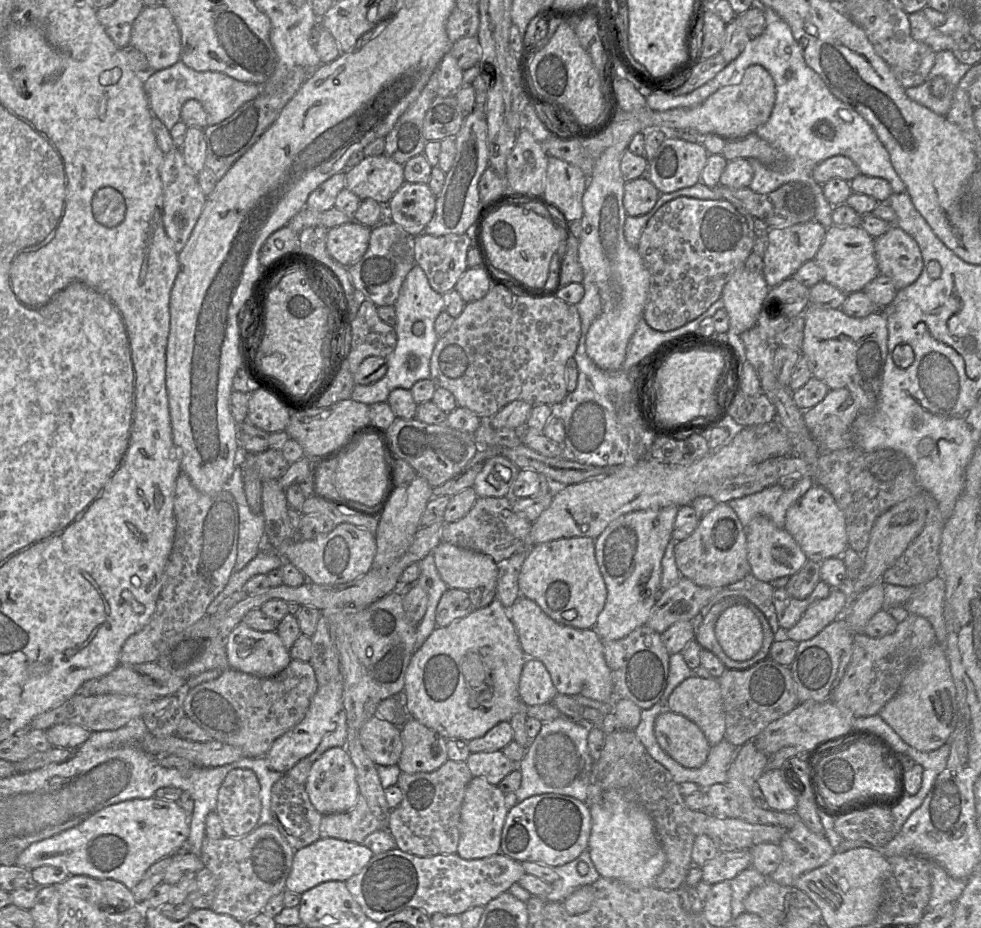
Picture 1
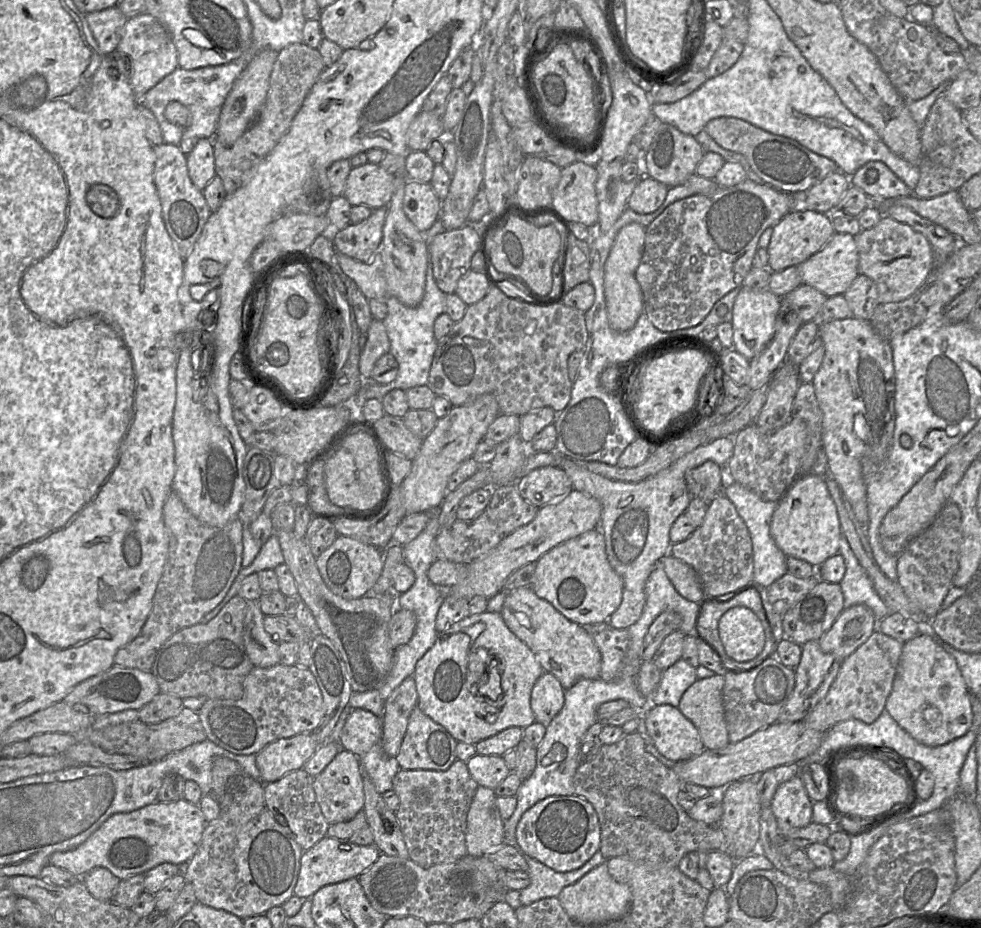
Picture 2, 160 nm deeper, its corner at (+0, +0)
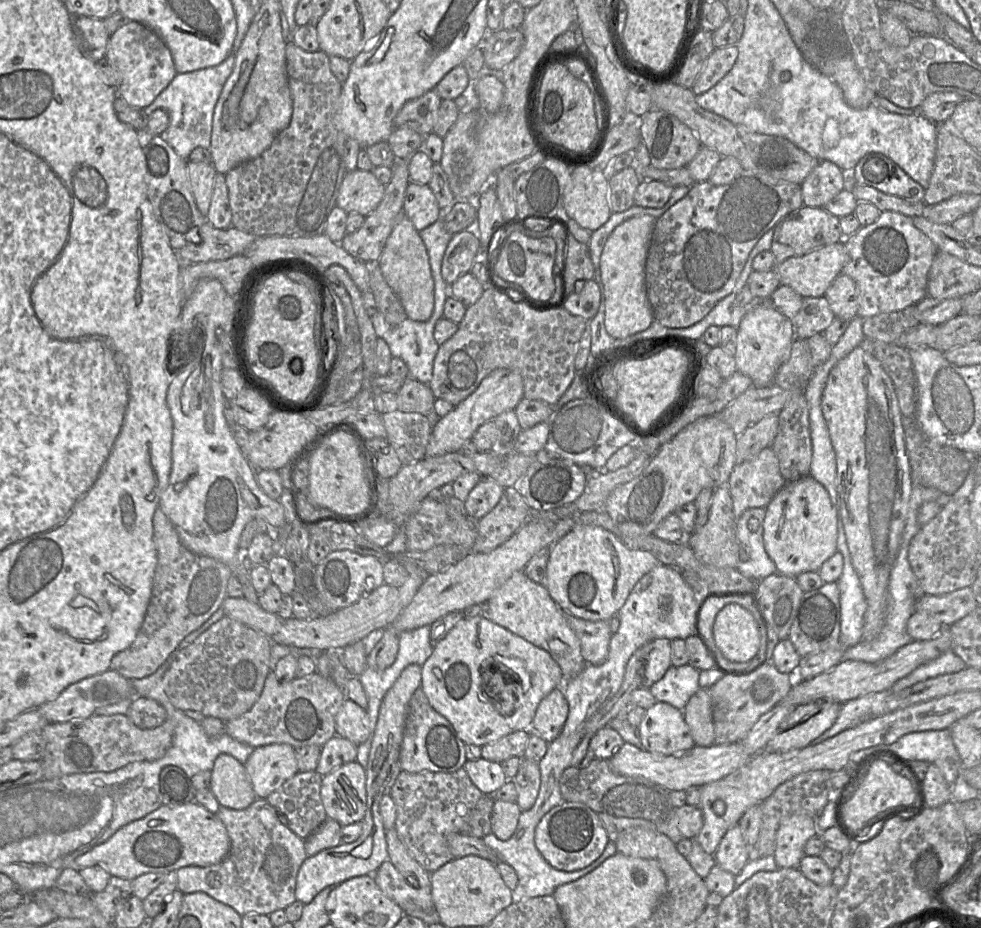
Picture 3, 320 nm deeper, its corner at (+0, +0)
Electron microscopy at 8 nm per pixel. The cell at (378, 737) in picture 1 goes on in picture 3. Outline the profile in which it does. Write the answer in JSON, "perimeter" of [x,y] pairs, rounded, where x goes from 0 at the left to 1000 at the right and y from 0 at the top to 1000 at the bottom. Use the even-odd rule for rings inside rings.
{"perimeter":[[[353,752],[341,772],[341,784],[344,793],[367,803],[378,790],[378,777],[372,764]]]}

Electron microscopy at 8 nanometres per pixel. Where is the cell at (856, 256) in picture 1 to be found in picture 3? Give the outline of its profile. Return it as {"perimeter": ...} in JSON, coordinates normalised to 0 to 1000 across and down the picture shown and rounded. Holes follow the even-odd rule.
{"perimeter":[[[860,258],[850,263],[829,269],[819,276],[807,277],[792,284],[790,291],[795,306],[807,310],[819,321],[837,320],[850,301],[858,294],[863,283],[863,272]]]}

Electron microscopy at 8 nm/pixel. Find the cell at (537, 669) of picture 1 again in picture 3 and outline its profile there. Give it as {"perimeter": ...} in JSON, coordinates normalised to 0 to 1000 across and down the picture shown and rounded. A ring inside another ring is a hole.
{"perimeter":[[[568,740],[549,758],[540,788],[561,801],[572,790],[579,768],[580,759],[574,740]]]}

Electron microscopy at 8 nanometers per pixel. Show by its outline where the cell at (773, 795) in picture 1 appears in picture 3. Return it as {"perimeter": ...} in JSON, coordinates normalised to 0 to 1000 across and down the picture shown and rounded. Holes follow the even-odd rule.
{"perimeter":[[[821,877],[799,884],[792,895],[789,925],[793,935],[813,935],[822,907],[836,898],[832,883]]]}

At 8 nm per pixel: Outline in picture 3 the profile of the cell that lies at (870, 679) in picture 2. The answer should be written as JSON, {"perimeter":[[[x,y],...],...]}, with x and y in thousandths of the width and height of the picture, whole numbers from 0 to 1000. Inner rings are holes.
{"perimeter":[[[837,754],[807,763],[780,808],[802,810],[823,805],[850,780],[857,760]]]}

